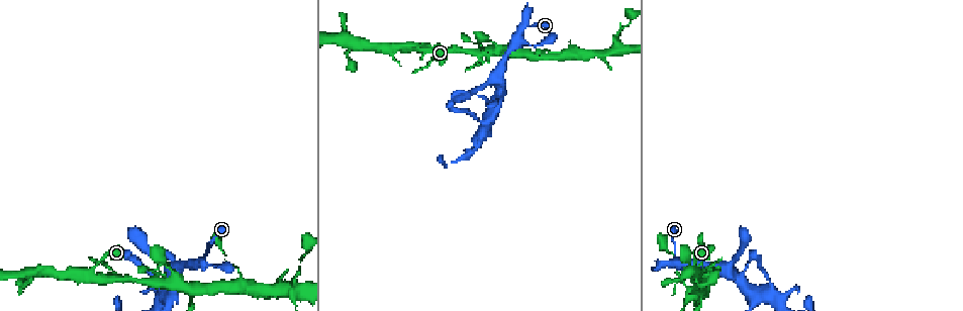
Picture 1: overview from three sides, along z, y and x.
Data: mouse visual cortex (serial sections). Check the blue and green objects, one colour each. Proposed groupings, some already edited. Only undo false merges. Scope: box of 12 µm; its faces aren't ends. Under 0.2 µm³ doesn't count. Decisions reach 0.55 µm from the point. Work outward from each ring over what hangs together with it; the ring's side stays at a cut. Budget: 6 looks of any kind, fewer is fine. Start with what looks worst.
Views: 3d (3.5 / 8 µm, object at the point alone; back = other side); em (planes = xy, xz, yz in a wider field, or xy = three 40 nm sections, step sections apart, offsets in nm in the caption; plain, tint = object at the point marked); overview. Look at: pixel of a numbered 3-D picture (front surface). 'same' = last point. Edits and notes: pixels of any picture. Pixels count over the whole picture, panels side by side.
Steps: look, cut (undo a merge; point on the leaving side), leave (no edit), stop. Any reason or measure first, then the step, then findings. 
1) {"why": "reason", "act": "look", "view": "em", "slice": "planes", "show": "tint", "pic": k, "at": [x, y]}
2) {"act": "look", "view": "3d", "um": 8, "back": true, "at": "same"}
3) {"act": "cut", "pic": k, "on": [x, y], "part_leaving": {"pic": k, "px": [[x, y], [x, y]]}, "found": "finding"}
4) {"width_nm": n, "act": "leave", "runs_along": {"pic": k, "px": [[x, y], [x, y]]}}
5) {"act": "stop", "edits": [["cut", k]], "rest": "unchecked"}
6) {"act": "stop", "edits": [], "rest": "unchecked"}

{"act": "look", "view": "3d", "um": 3.5, "pic": 1, "at": [674, 253]}

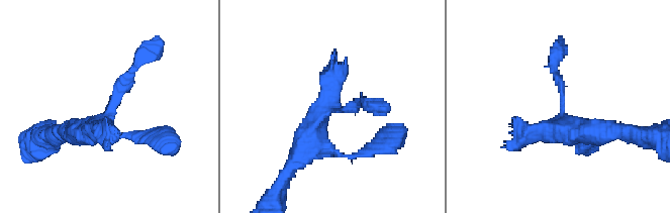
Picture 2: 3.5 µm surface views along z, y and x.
{"act": "leave", "runs_along": {"pic": 2, "px": [[150, 49], [100, 124], [78, 130]]}, "found": "one cell here"}

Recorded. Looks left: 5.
{"why": "branch point", "act": "look", "view": "3d", "um": 3.5, "pic": 1, "at": [89, 276]}

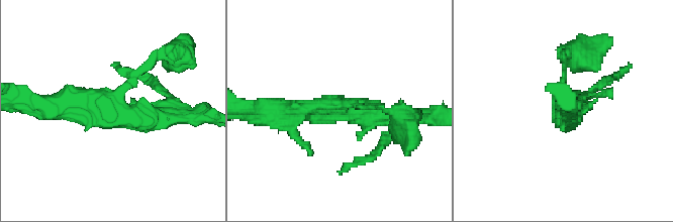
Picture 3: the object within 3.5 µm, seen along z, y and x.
{"why": "now the EM", "act": "look", "view": "em", "slice": "xy", "step": 1, "show": "plain", "pic": 3, "at": [116, 109]}

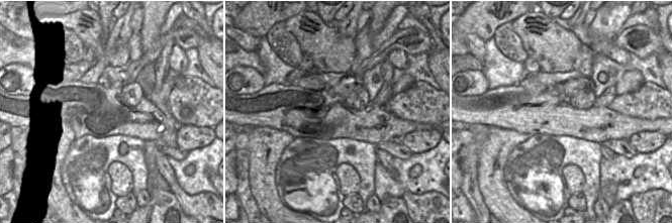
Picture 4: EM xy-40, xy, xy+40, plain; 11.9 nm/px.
{"act": "look", "view": "em", "slice": "xy", "step": 1, "show": "tint", "at": "same"}

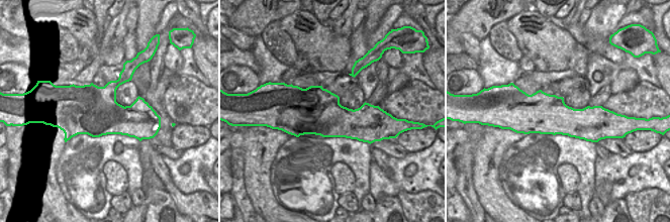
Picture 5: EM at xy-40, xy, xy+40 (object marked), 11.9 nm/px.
{"act": "leave", "found": "one cell here"}

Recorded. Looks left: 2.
{"why": "sudden change in width", "act": "look", "view": "3d", "um": 3.5, "pic": 1, "at": [292, 293]}

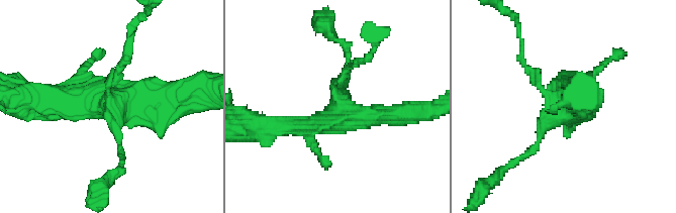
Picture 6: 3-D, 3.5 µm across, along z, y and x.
{"act": "look", "view": "em", "slice": "planes", "show": "tint", "pic": 6, "at": [113, 103]}

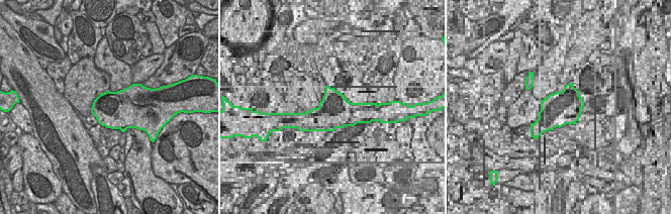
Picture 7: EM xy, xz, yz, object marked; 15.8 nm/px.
{"act": "leave", "runs_along": {"pic": 6, "px": [[273, 127], [332, 120], [348, 66]]}, "found": "all the same cell"}

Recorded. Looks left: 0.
{"act": "stop", "edits": [], "rest": "unchecked"}

